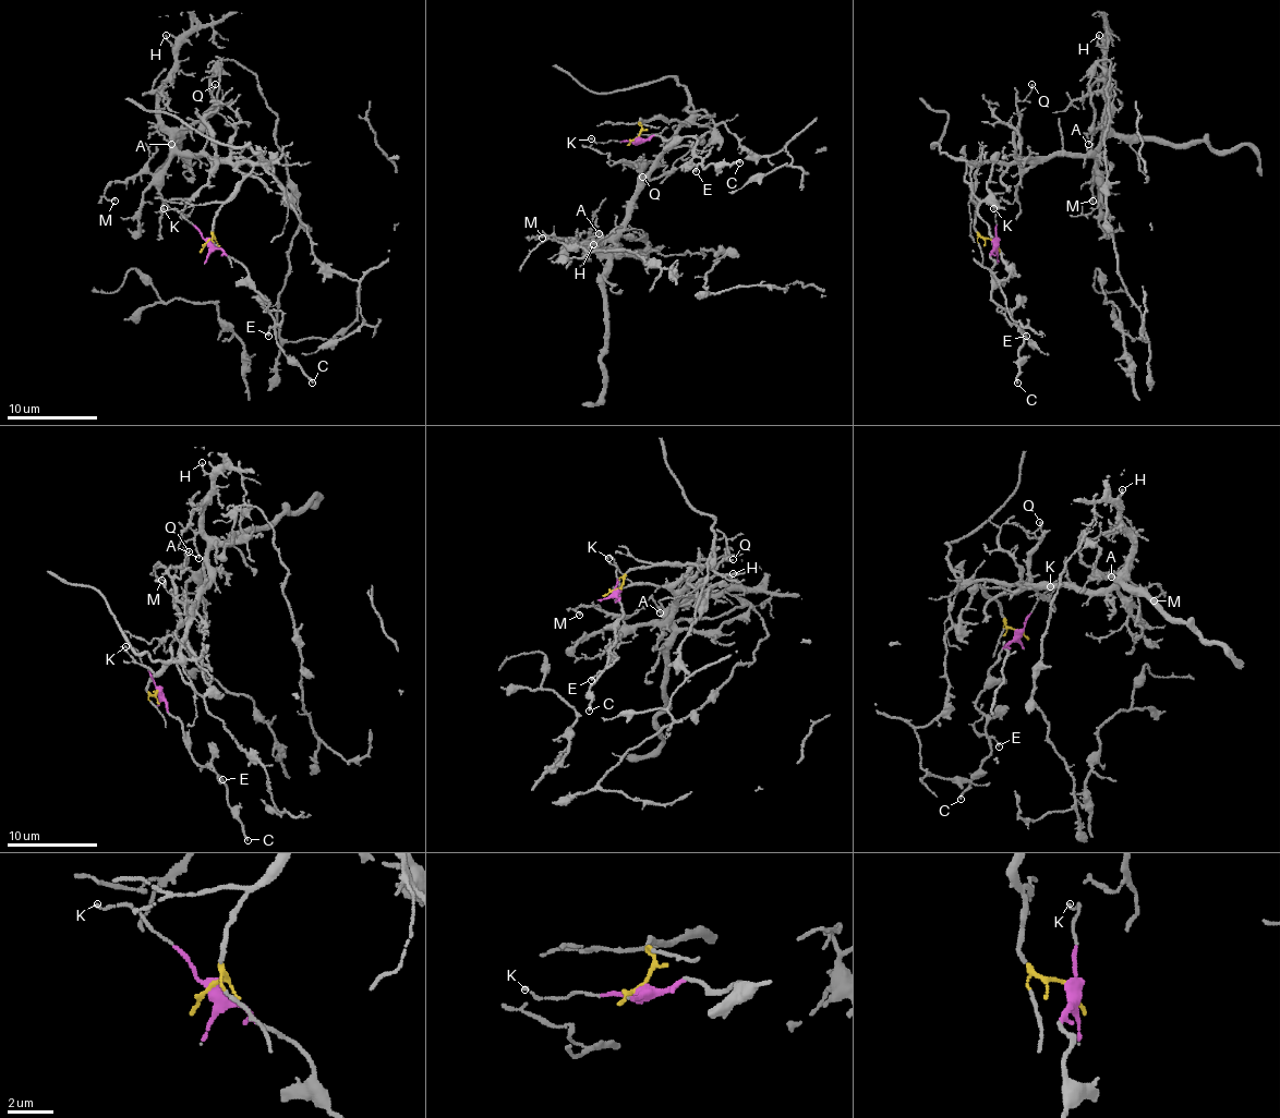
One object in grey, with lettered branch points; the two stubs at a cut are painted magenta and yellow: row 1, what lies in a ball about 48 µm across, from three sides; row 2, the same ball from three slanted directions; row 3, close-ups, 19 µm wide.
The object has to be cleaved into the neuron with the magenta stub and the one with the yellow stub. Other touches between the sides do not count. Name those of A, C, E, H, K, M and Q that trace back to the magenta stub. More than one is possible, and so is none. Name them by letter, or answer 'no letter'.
C, E, K

